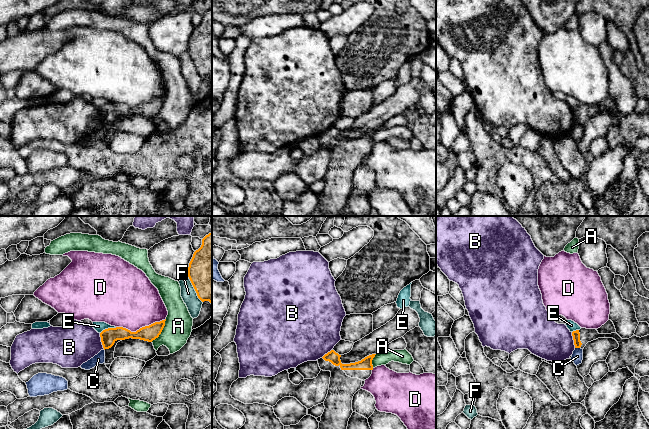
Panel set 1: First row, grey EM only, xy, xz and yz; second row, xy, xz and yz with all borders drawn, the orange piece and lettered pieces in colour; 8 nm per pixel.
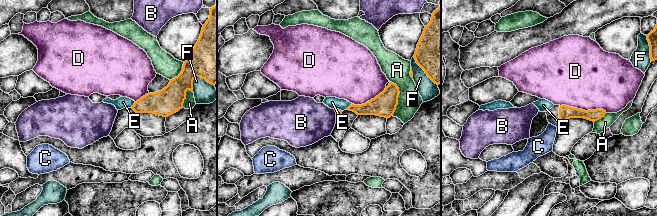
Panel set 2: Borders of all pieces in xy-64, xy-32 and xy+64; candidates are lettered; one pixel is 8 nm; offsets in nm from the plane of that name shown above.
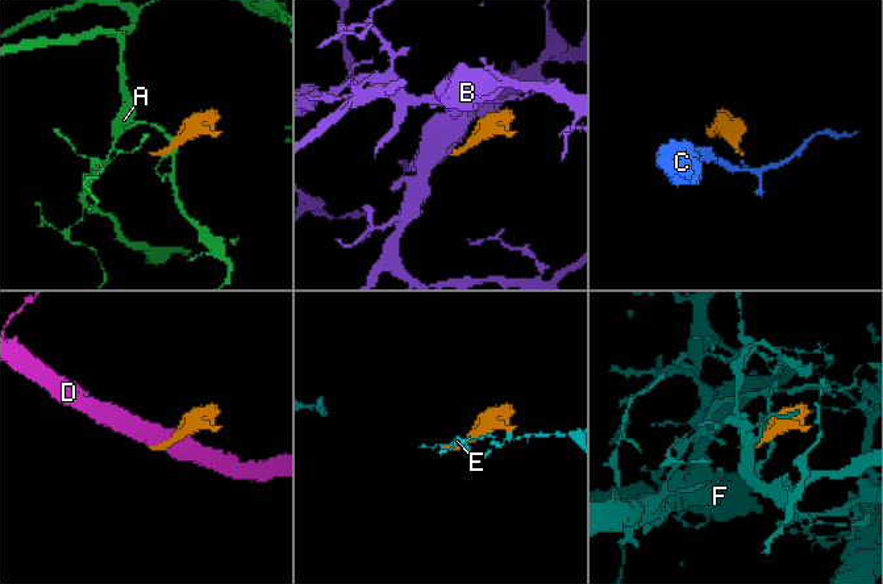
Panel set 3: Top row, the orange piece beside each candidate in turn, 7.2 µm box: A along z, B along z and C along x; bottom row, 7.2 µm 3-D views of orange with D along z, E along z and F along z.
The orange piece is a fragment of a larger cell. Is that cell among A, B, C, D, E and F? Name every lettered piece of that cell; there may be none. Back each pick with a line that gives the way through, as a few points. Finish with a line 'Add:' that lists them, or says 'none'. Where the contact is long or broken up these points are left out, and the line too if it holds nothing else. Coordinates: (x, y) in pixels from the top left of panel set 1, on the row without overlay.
Add: none

